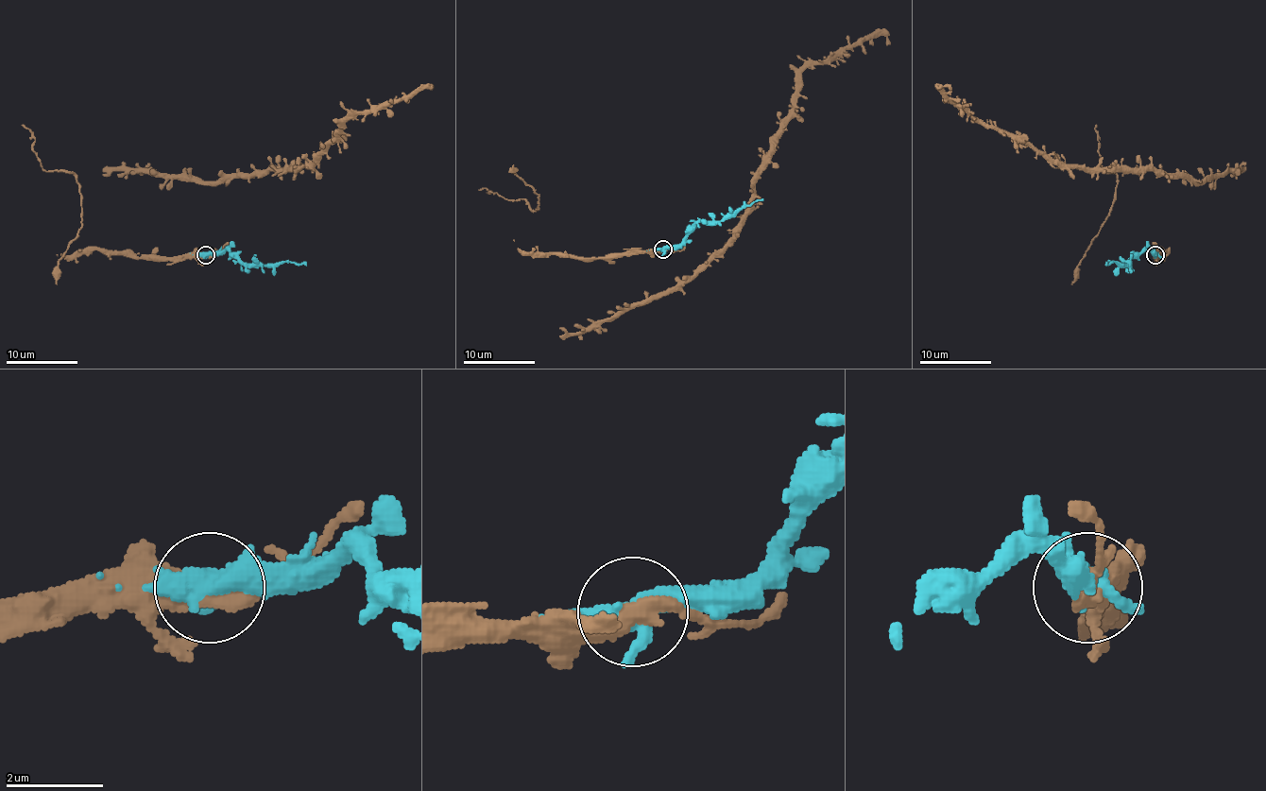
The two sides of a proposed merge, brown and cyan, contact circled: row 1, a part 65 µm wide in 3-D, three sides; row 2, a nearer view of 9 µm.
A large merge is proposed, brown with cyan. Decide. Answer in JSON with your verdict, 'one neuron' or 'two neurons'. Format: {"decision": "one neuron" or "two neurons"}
{"decision": "one neuron"}

